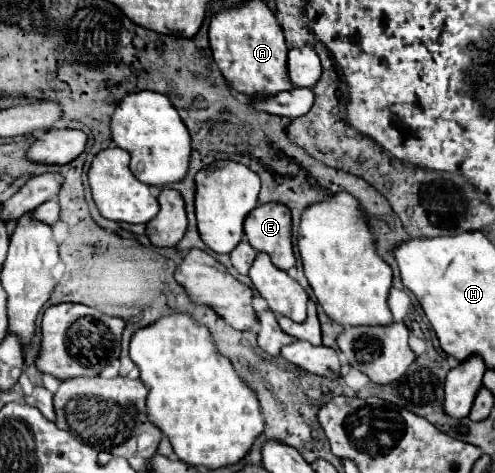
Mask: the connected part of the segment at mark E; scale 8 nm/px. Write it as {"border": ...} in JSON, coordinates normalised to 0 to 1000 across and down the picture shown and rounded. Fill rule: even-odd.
{"border":[[[560,427],[519,436],[495,461],[495,499],[519,533],[543,537],[560,567],[584,571],[596,562],[588,448],[580,436]]]}

